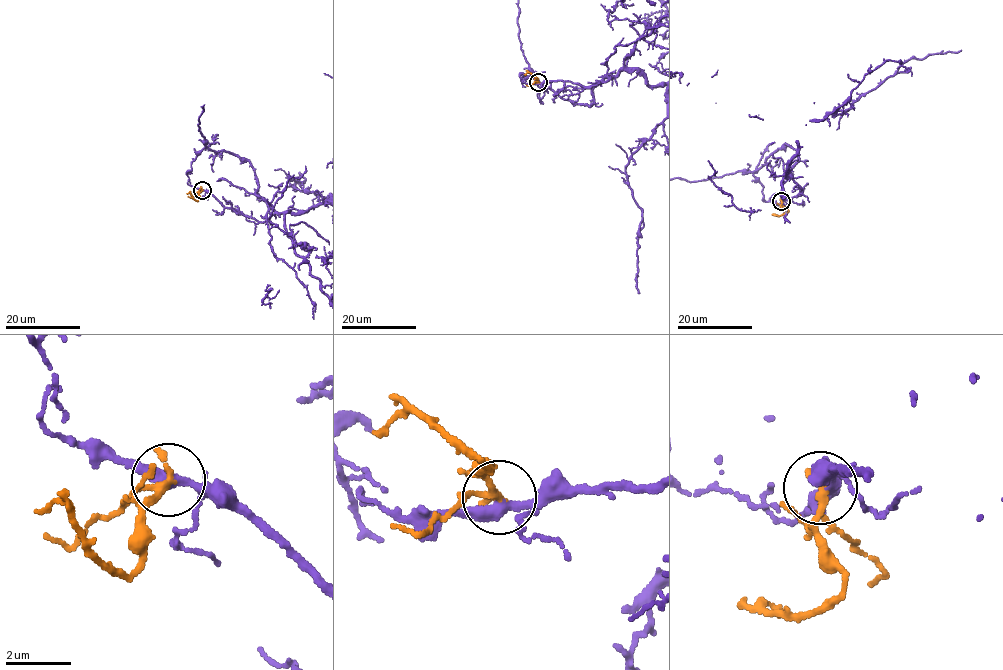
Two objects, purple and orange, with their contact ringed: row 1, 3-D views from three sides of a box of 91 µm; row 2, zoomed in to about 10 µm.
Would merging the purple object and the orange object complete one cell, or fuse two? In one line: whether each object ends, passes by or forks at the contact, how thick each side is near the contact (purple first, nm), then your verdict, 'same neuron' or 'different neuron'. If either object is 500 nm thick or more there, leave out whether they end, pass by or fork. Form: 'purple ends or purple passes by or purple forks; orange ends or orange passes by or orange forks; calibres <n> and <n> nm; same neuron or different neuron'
purple passes by; orange passes by; calibres 340 and 200 nm; same neuron

